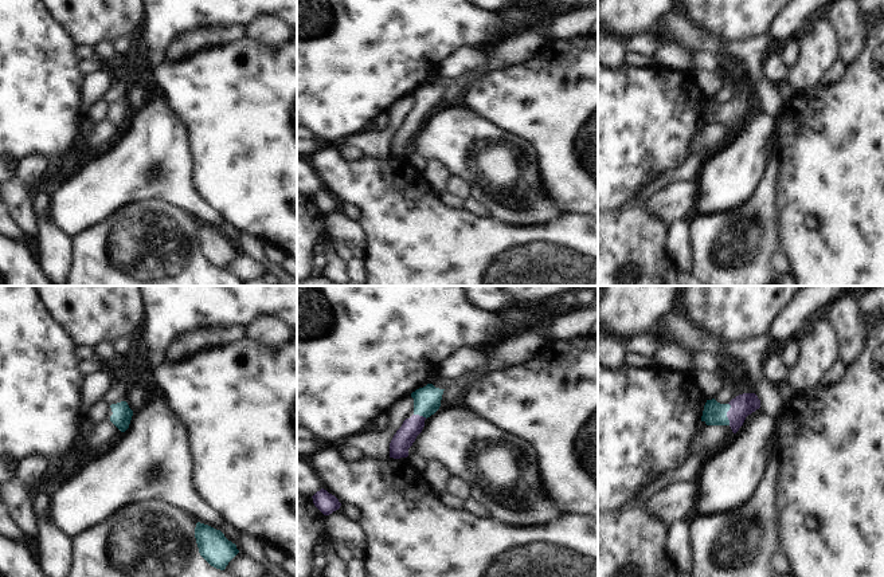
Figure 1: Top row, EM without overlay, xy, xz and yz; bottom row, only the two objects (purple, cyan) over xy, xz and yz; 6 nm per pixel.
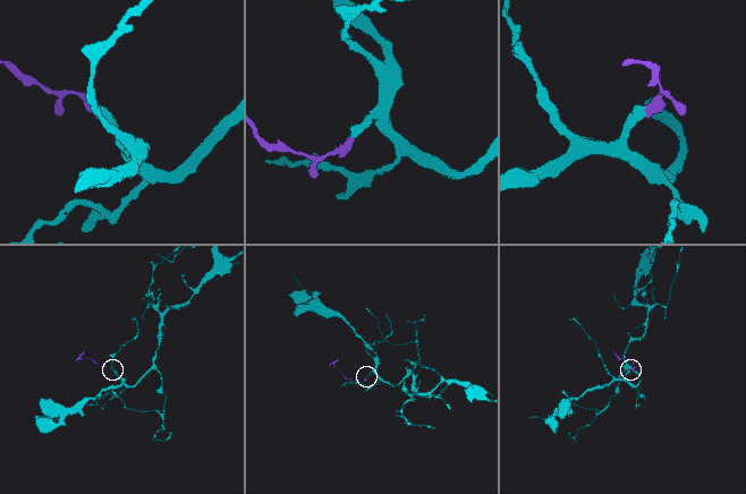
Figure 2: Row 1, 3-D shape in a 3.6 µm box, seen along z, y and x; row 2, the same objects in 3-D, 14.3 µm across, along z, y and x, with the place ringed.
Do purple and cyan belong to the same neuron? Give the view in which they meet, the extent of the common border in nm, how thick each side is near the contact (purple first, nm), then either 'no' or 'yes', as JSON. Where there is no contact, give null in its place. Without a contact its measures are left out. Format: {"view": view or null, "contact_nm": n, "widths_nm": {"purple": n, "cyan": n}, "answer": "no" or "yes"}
{"view": "yz", "contact_nm": 140, "widths_nm": {"purple": 140, "cyan": 140}, "answer": "yes"}

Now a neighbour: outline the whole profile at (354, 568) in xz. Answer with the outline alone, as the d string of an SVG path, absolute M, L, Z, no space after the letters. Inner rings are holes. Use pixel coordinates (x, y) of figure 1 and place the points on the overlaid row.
M352 558L345 562L345 573L348 577L365 577L365 564L360 558Z

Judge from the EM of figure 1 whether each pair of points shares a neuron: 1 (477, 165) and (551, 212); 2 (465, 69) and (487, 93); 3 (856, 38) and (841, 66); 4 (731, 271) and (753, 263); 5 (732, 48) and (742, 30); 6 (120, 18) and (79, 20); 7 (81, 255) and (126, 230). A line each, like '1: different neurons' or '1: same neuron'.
1: same neuron
2: different neurons
3: different neurons
4: same neuron
5: different neurons
6: same neuron
7: same neuron

